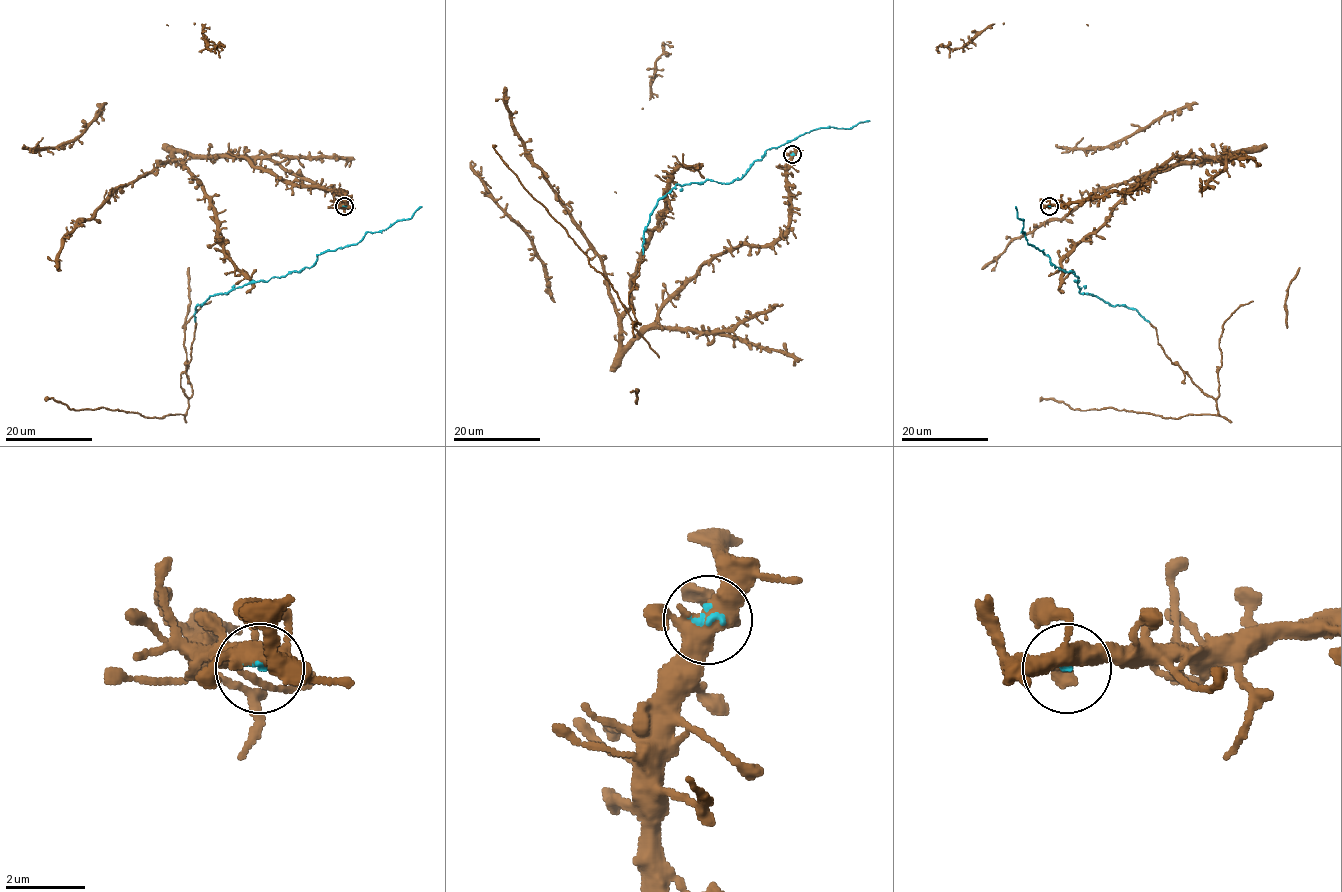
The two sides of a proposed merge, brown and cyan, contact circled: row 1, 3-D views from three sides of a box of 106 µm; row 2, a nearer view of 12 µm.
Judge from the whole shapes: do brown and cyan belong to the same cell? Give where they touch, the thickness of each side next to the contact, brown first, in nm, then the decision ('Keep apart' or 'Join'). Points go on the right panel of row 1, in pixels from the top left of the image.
Place: (1049, 206). Thickness 480 nm (brown) against 110 nm. Join

